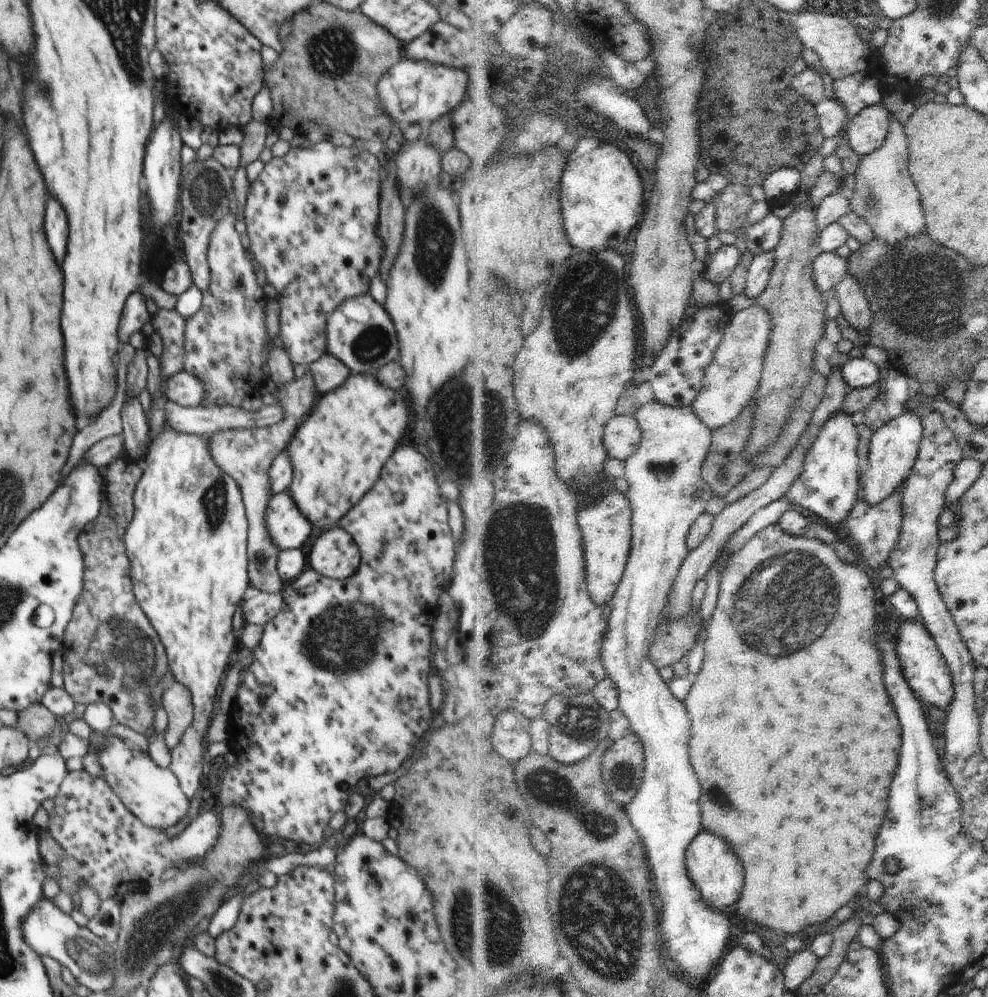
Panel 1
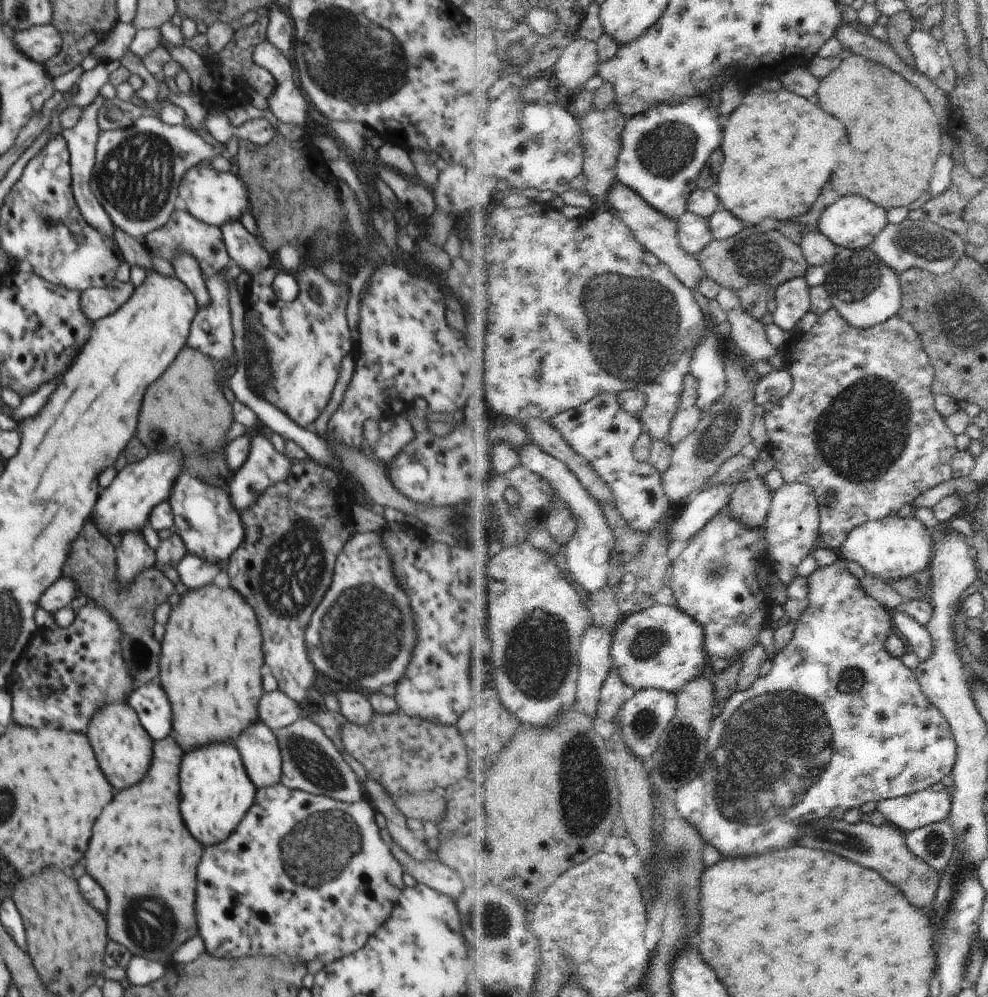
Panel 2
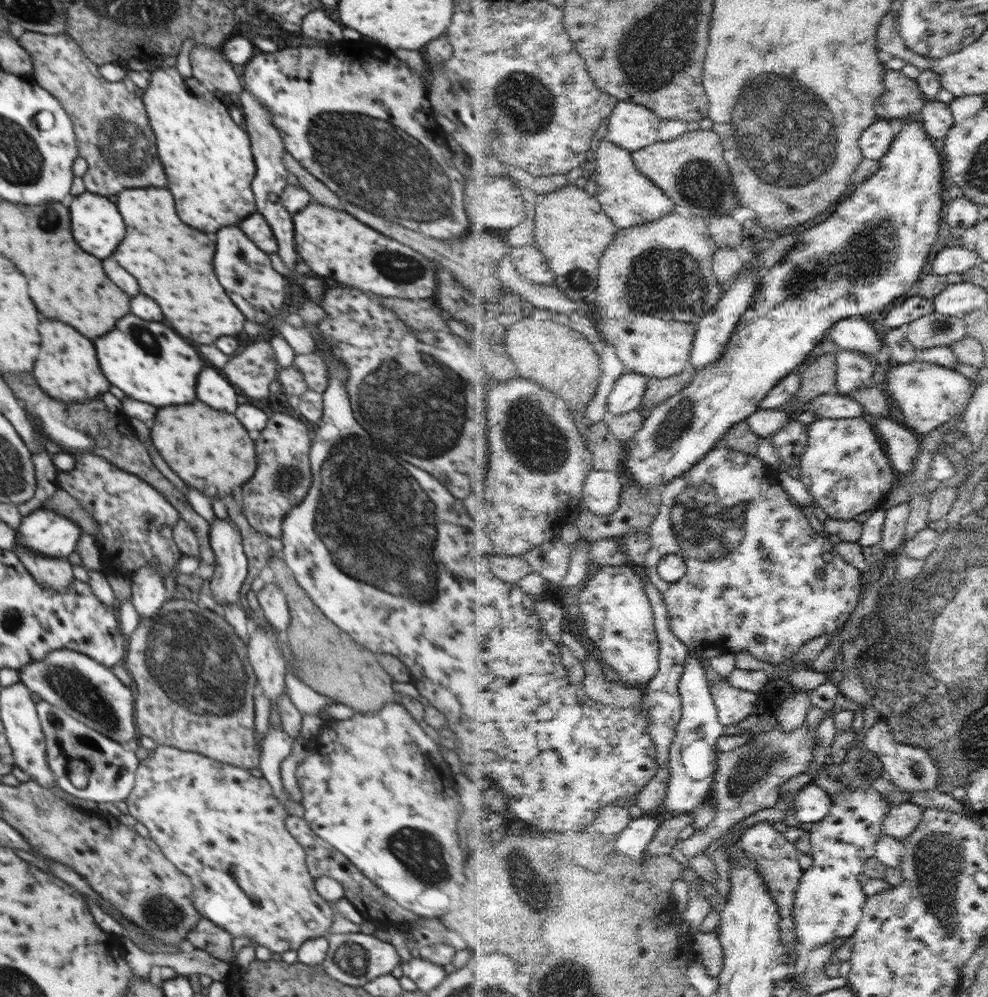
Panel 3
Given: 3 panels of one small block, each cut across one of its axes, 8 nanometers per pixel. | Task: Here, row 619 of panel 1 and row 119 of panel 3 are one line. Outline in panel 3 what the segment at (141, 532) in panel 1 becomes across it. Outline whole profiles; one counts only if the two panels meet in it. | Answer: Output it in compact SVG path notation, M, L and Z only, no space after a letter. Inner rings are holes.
M175 66L150 68L145 74L150 81L143 93L145 114L156 135L158 158L168 176L168 190L176 200L176 212L180 220L204 232L216 232L226 224L240 224L240 221L257 211L250 186L257 168L250 152L248 134L236 122L232 122L228 108L214 96L211 87L203 85L203 82L193 77L183 78Z

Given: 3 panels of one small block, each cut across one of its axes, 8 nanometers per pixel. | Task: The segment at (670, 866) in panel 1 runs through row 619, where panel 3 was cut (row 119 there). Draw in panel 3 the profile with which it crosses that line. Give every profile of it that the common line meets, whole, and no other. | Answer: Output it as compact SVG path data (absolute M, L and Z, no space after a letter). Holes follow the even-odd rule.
M621 101L610 118L610 139L633 154L661 141L663 120L648 106Z

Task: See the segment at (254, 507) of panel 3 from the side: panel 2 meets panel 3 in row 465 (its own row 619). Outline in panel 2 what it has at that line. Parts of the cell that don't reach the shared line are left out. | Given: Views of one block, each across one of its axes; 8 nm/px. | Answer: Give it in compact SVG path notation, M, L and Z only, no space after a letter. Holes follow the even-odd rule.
M312 458L293 462L286 480L267 488L254 506L244 510L241 517L244 542L232 553L224 568L228 572L231 587L253 607L256 620L259 620L264 663L272 670L279 689L300 704L305 712L315 707L313 689L316 680L316 669L306 652L305 630L314 609L330 586L335 560L355 530L353 506L345 500L348 492L342 492L340 486L342 482L330 466Z

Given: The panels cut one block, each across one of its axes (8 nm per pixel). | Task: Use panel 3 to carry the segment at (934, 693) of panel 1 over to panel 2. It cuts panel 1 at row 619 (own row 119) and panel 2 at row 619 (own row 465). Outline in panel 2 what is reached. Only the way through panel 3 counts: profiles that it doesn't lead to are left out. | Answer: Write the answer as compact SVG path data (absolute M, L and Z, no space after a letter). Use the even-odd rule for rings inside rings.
M657 604L648 610L624 619L615 632L612 654L613 668L618 668L627 686L641 690L657 688L676 692L695 678L701 677L708 666L708 649L706 648L706 628L696 618L684 612L678 605Z

